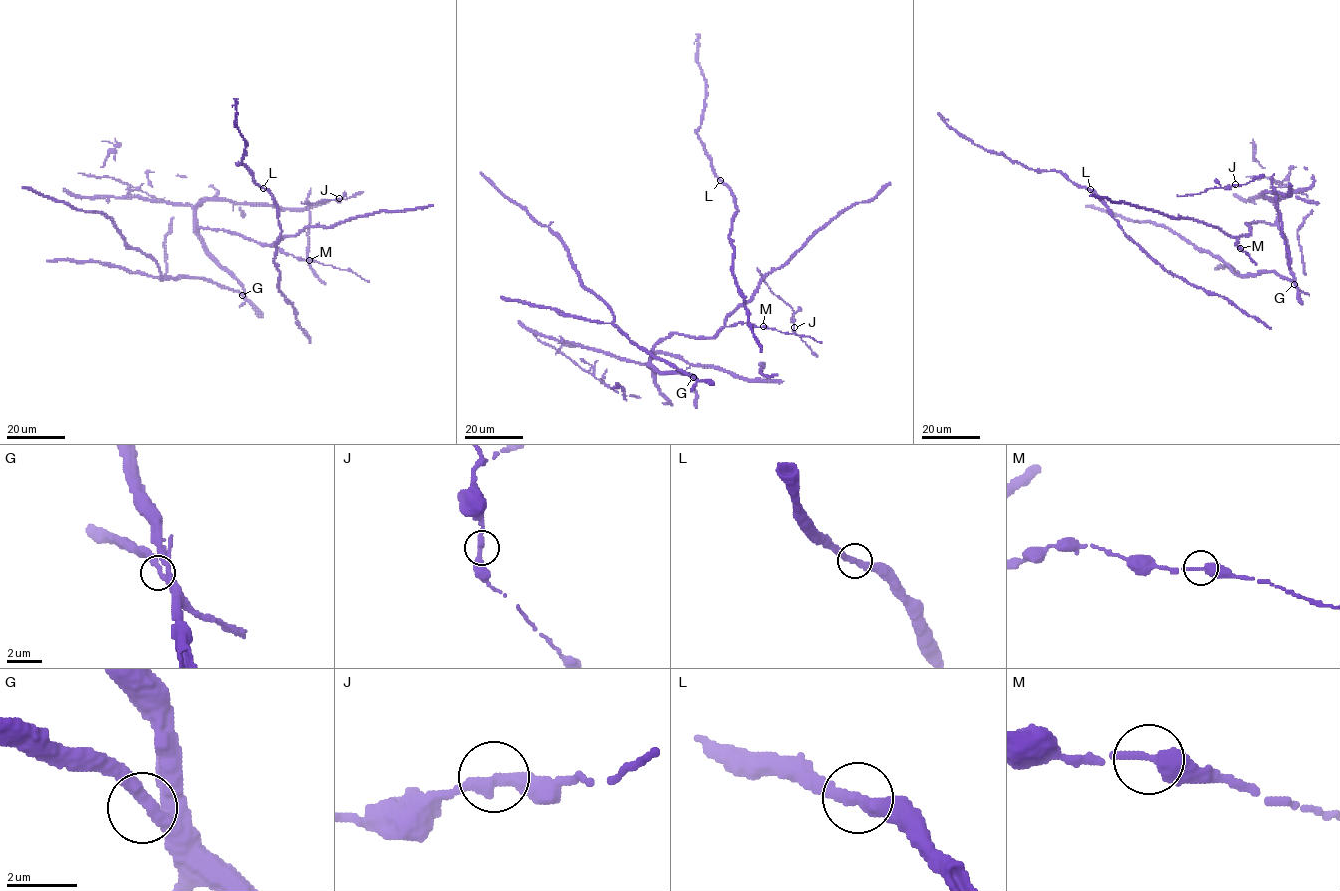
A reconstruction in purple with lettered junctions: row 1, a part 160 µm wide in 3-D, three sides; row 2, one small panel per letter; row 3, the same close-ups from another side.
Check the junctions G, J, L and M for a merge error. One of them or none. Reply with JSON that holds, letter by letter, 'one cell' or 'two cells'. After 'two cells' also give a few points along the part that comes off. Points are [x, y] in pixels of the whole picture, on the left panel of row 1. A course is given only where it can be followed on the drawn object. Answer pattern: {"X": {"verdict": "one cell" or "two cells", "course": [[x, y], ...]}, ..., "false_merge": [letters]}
{"G": {"verdict": "one cell"}, "J": {"verdict": "one cell"}, "L": {"verdict": "one cell"}, "M": {"verdict": "one cell"}, "false_merge": []}

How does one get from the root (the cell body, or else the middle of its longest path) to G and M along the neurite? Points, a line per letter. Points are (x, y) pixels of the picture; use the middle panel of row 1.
G: (694, 337), (675, 334), (663, 338), (653, 348), (650, 360), (659, 371), (680, 371), (693, 377)
M: (694, 337), (713, 337), (723, 328), (738, 323), (763, 326)

